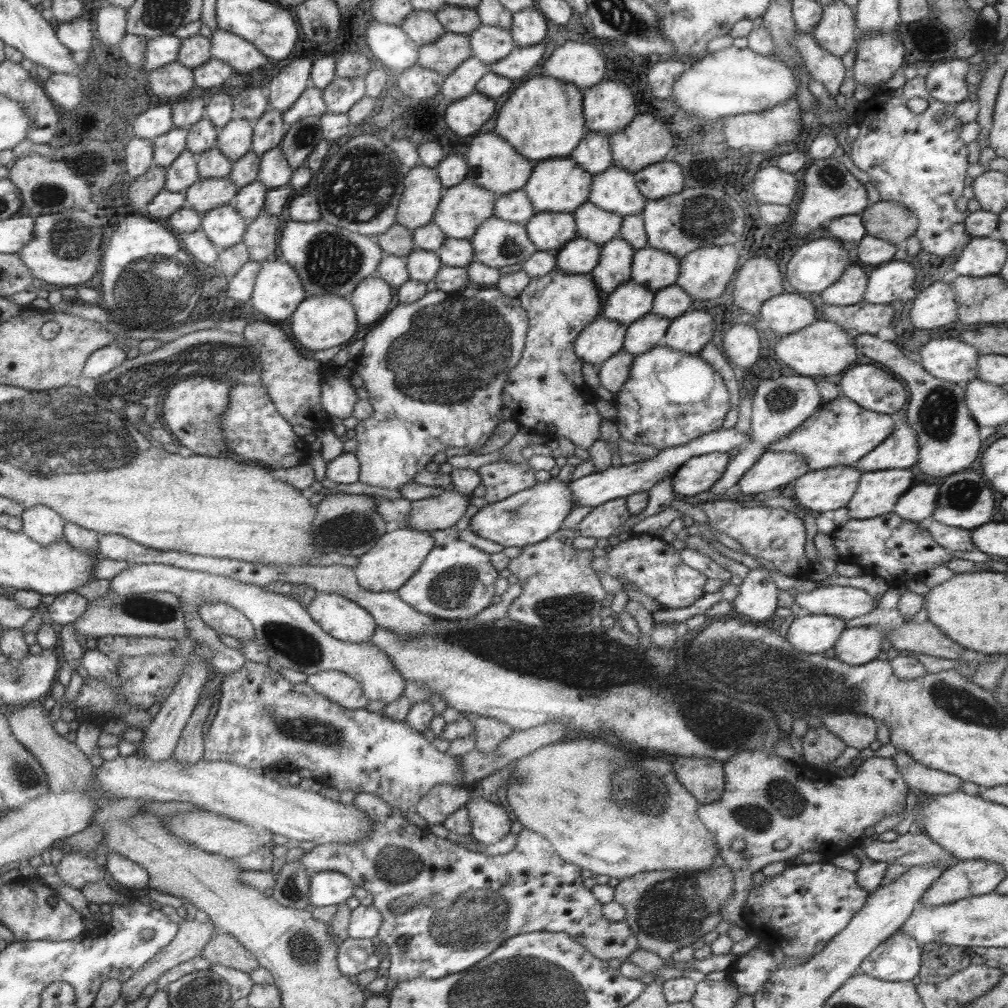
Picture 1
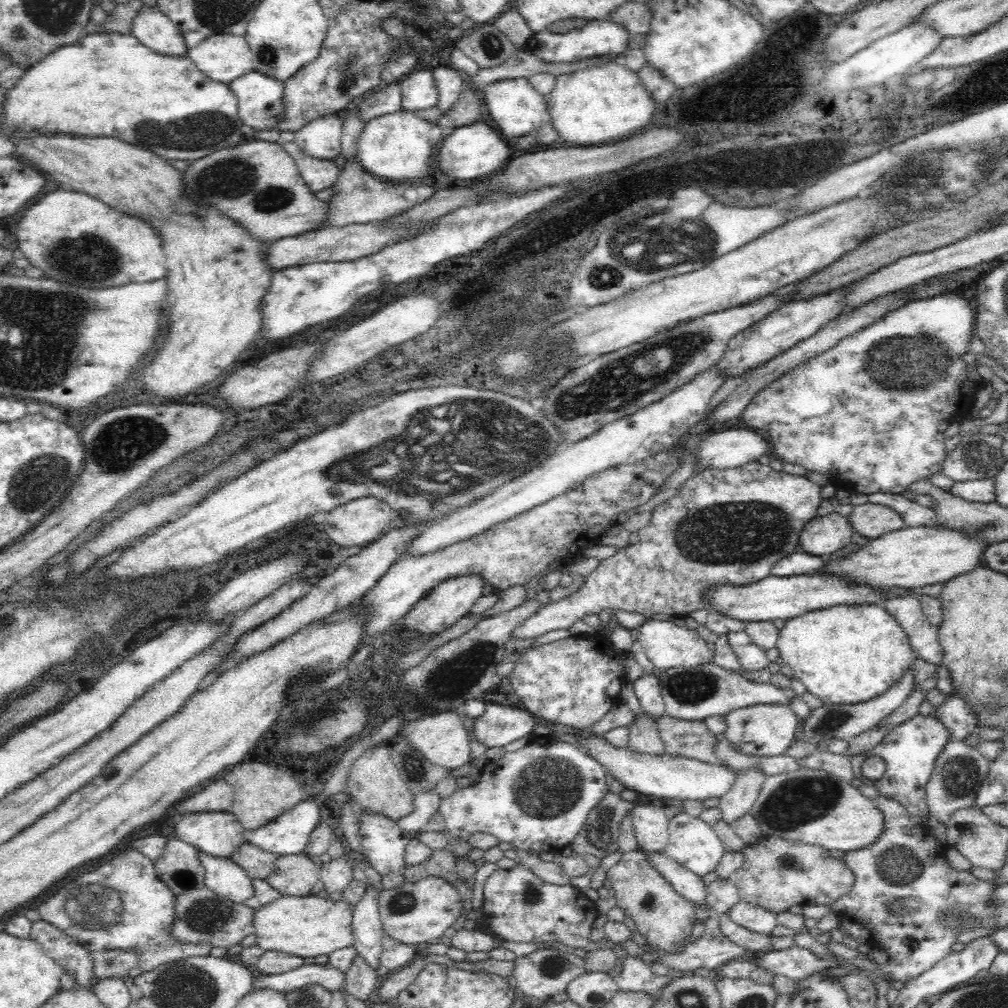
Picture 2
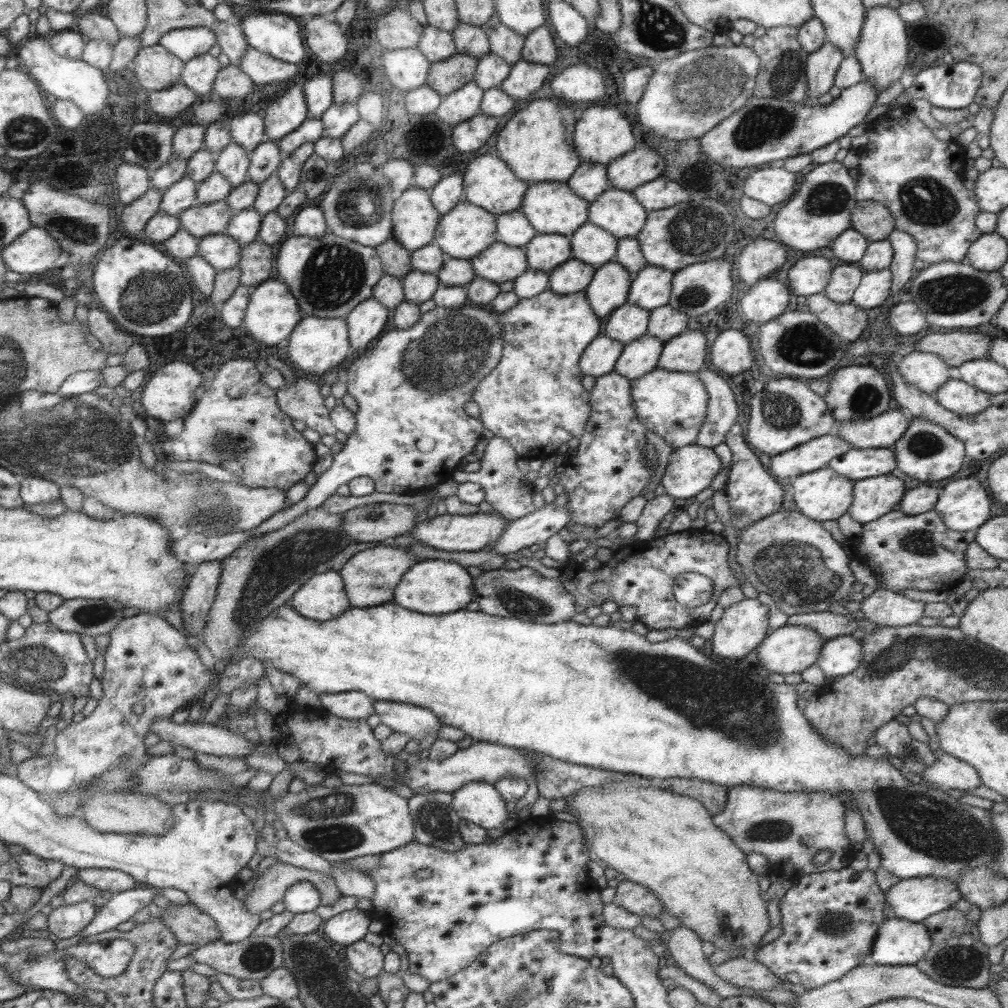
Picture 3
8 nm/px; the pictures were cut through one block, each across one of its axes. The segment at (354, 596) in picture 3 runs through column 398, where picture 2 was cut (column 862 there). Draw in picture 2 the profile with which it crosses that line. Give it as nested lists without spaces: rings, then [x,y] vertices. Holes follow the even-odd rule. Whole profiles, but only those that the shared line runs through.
[[[937,523],[928,526],[905,526],[903,529],[869,539],[857,552],[826,564],[822,572],[838,574],[846,580],[863,582],[876,588],[899,586],[919,590],[927,584],[945,583],[955,576],[972,572],[980,566],[980,558],[989,545],[981,536],[968,536],[967,532],[962,532],[959,528],[946,528],[938,526]]]

